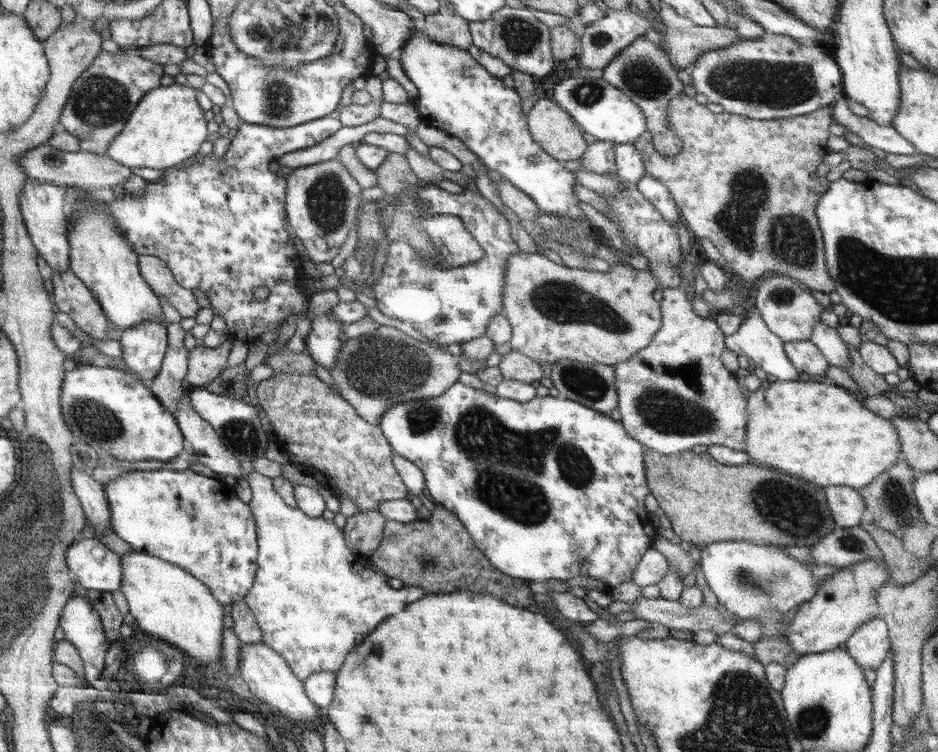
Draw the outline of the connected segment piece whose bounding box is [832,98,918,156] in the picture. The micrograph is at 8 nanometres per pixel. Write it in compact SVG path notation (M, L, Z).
M846 98L836 100L836 104L832 104L832 115L836 117L836 123L842 124L860 136L874 152L878 151L882 155L886 153L904 154L904 156L918 153L918 149L914 147L912 141L906 140L892 125L880 126L868 117L854 114L848 108Z

